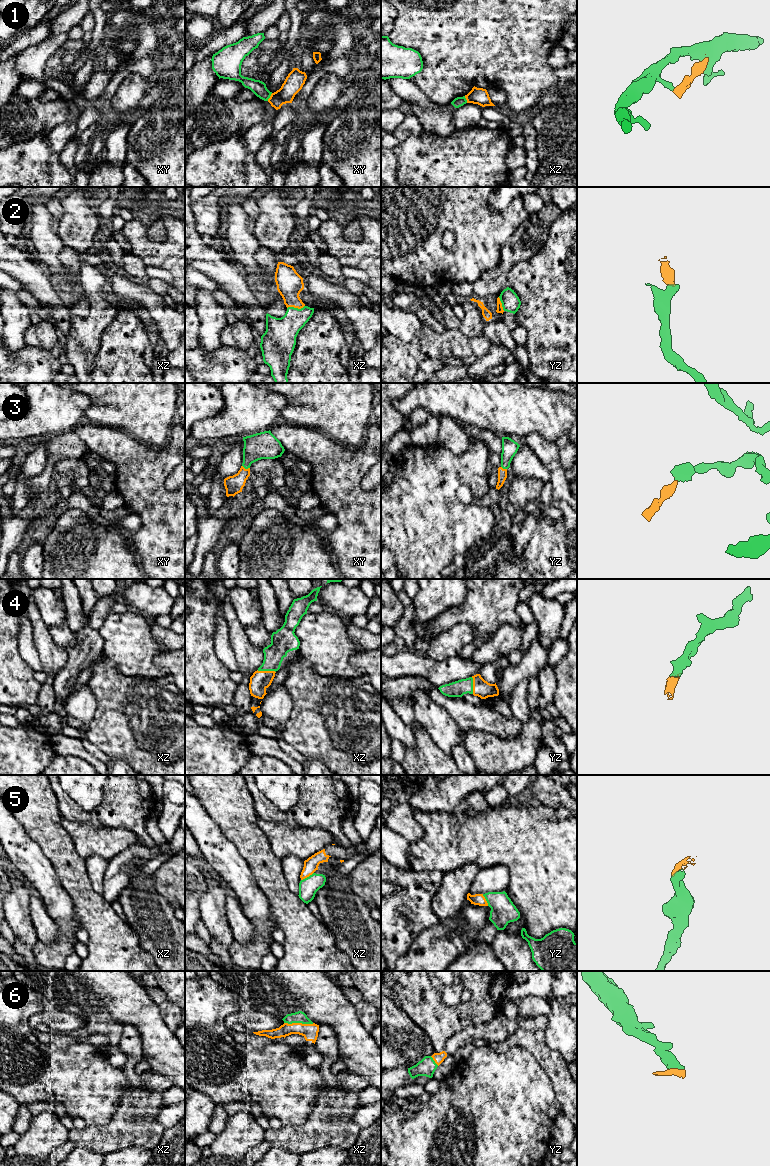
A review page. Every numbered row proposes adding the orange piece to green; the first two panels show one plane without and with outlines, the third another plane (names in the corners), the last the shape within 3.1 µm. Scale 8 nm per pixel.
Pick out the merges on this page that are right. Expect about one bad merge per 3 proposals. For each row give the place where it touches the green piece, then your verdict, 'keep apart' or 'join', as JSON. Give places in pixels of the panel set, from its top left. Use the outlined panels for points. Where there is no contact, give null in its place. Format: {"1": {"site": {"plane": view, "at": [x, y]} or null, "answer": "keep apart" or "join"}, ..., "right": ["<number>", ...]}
{"1": {"site": {"plane": "xy", "at": [269, 97]}, "answer": "keep apart"}, "2": {"site": {"plane": "xz", "at": [295, 308]}, "answer": "join"}, "3": {"site": {"plane": "xy", "at": [246, 468]}, "answer": "join"}, "4": {"site": {"plane": "xz", "at": [266, 670]}, "answer": "join"}, "5": {"site": {"plane": "xz", "at": [307, 877]}, "answer": "join"}, "6": {"site": {"plane": "xz", "at": [299, 1022]}, "answer": "join"}, "right": ["2", "3", "4", "5", "6"]}

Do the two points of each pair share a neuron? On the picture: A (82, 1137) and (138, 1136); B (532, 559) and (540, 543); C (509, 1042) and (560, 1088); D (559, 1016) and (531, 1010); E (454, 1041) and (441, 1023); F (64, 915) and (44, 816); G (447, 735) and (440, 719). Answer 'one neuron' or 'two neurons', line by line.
A: one neuron
B: one neuron
C: one neuron
D: two neurons
E: two neurons
F: two neurons
G: one neuron

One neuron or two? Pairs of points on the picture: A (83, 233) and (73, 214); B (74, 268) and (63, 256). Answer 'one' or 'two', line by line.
A: one
B: one

